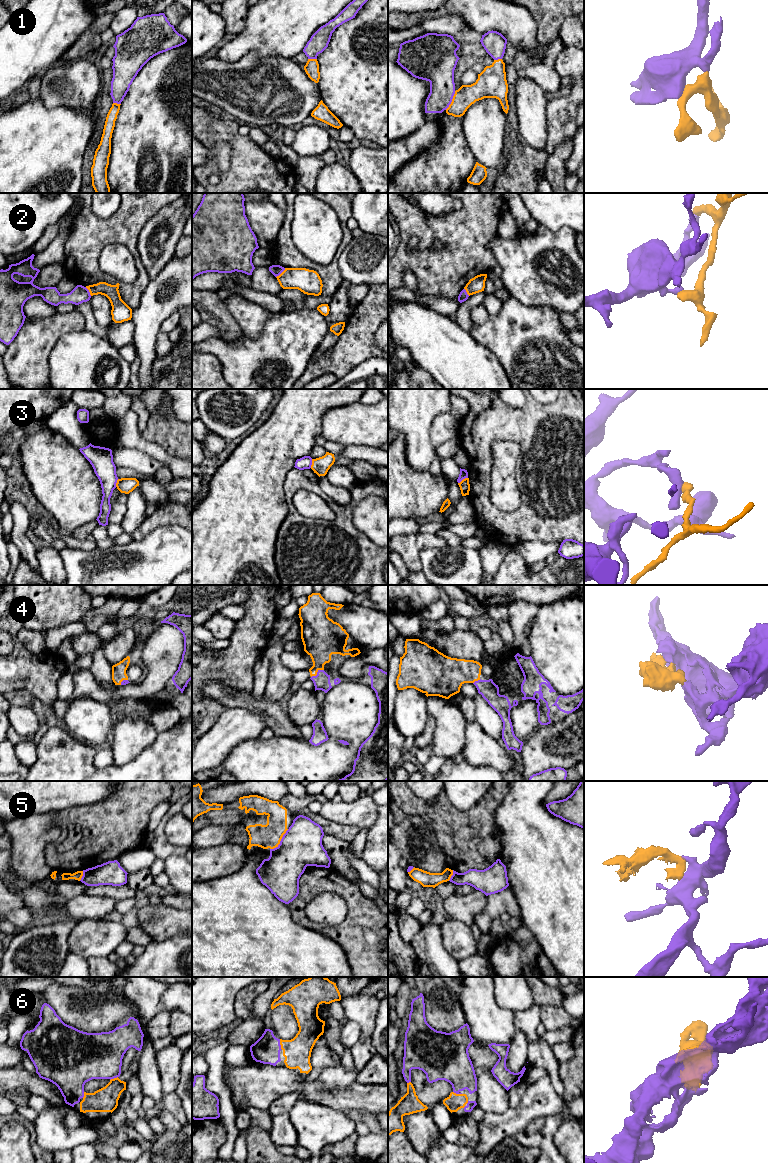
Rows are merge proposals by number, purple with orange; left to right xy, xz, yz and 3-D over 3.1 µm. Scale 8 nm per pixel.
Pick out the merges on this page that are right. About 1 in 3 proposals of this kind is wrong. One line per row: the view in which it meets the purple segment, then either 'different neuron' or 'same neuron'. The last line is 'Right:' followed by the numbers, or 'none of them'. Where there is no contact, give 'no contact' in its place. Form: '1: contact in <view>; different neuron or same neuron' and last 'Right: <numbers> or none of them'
1: contact in yz; same neuron
2: contact in xz; different neuron
3: contact in yz; different neuron
4: contact in xz; same neuron
5: contact in xz; different neuron
6: contact in xz; same neuron
Right: 1, 4, 6

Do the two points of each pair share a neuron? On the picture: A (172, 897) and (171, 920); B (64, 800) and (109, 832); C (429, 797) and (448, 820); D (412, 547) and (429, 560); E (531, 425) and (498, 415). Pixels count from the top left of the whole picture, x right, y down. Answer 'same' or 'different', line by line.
A: different
B: different
C: different
D: different
E: same

